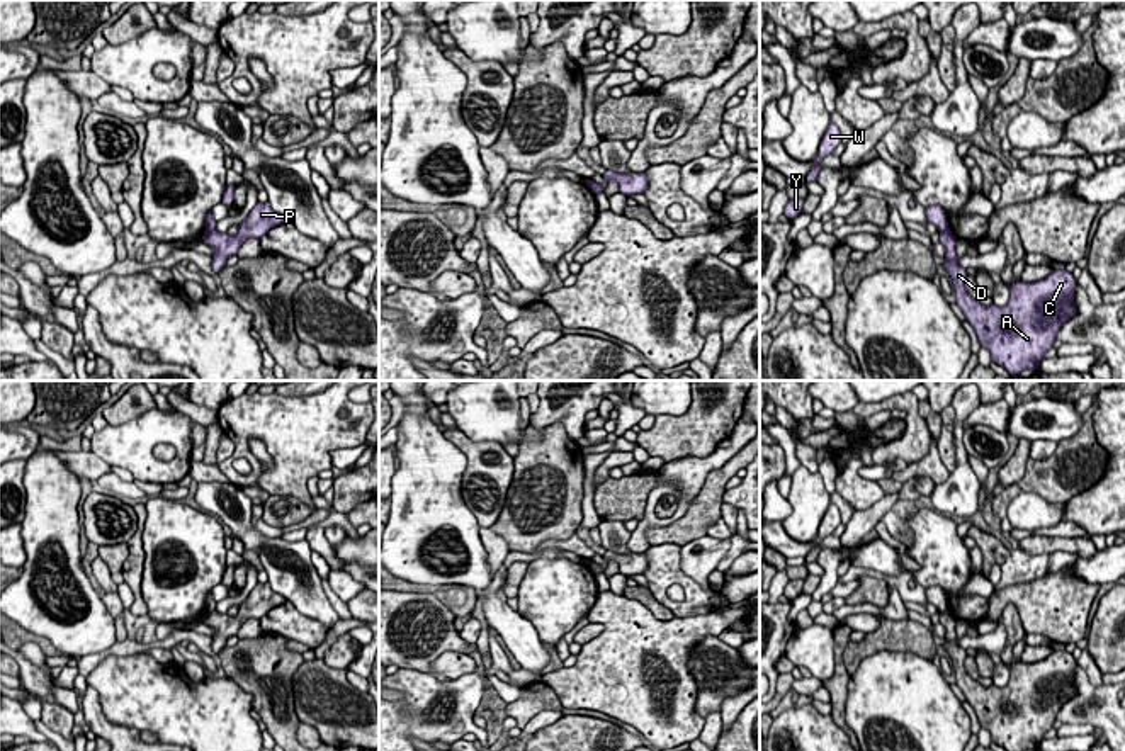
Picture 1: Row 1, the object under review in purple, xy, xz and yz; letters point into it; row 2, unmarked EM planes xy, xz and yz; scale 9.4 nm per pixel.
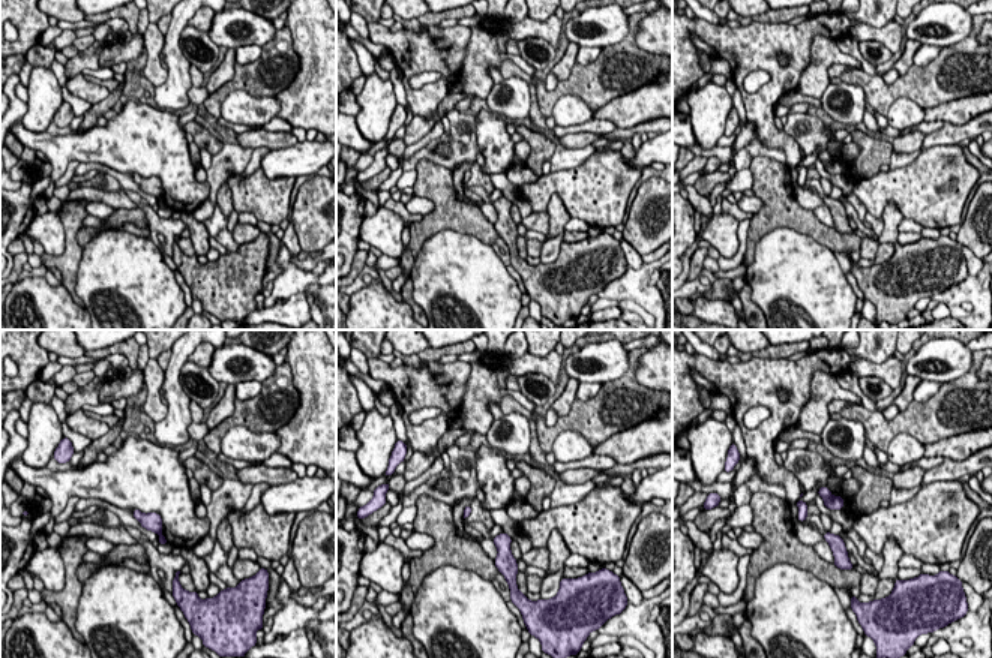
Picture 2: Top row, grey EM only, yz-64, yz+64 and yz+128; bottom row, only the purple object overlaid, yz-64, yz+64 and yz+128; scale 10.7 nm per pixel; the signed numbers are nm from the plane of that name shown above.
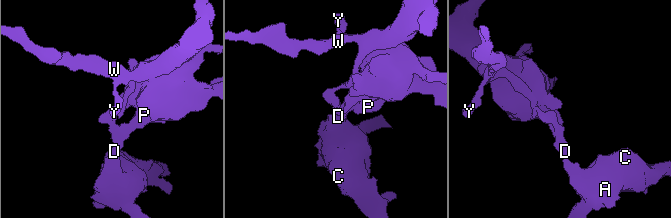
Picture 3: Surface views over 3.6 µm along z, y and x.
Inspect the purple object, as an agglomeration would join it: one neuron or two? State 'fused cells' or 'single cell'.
fused cells

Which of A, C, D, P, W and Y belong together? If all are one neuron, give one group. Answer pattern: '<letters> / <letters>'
A C D P / W Y

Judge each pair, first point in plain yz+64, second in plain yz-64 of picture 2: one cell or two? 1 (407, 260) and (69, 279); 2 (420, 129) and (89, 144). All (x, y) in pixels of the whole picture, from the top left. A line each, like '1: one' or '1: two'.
1: one
2: two

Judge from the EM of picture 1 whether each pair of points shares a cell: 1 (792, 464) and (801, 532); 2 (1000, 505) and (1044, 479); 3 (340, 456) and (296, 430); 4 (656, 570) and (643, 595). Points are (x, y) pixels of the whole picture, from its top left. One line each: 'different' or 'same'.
1: different
2: same
3: different
4: different

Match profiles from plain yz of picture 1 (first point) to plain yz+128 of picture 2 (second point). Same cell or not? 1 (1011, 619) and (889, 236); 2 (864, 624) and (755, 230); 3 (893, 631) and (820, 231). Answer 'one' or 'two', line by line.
1: one
2: two
3: one

